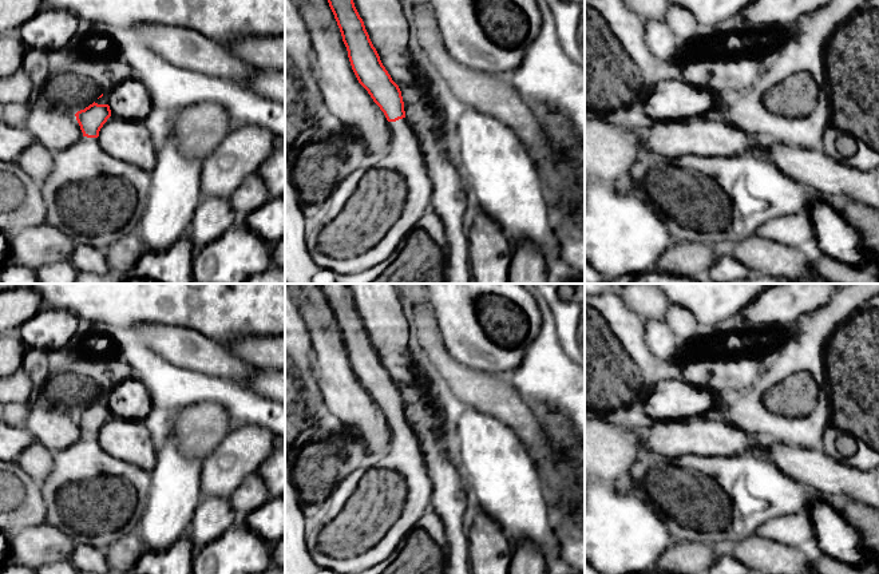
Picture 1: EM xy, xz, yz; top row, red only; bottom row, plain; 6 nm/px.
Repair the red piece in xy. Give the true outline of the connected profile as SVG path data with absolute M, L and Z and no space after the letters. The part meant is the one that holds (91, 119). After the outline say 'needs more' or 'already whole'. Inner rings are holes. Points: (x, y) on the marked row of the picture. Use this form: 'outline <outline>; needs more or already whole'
outline M102 94L92 104L75 114L83 136L98 138L99 131L111 116L106 96Z; needs more

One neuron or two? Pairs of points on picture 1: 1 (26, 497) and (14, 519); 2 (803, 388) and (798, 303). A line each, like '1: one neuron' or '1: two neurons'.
1: one neuron
2: two neurons

